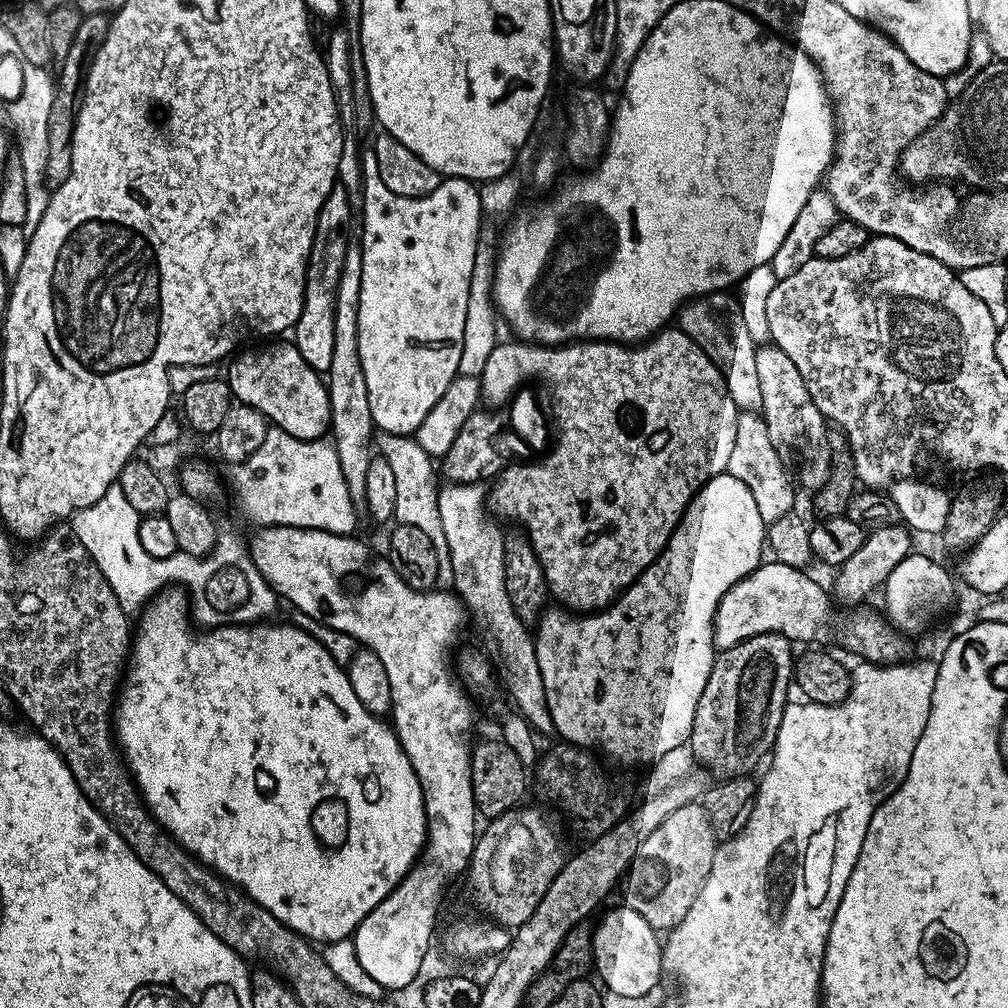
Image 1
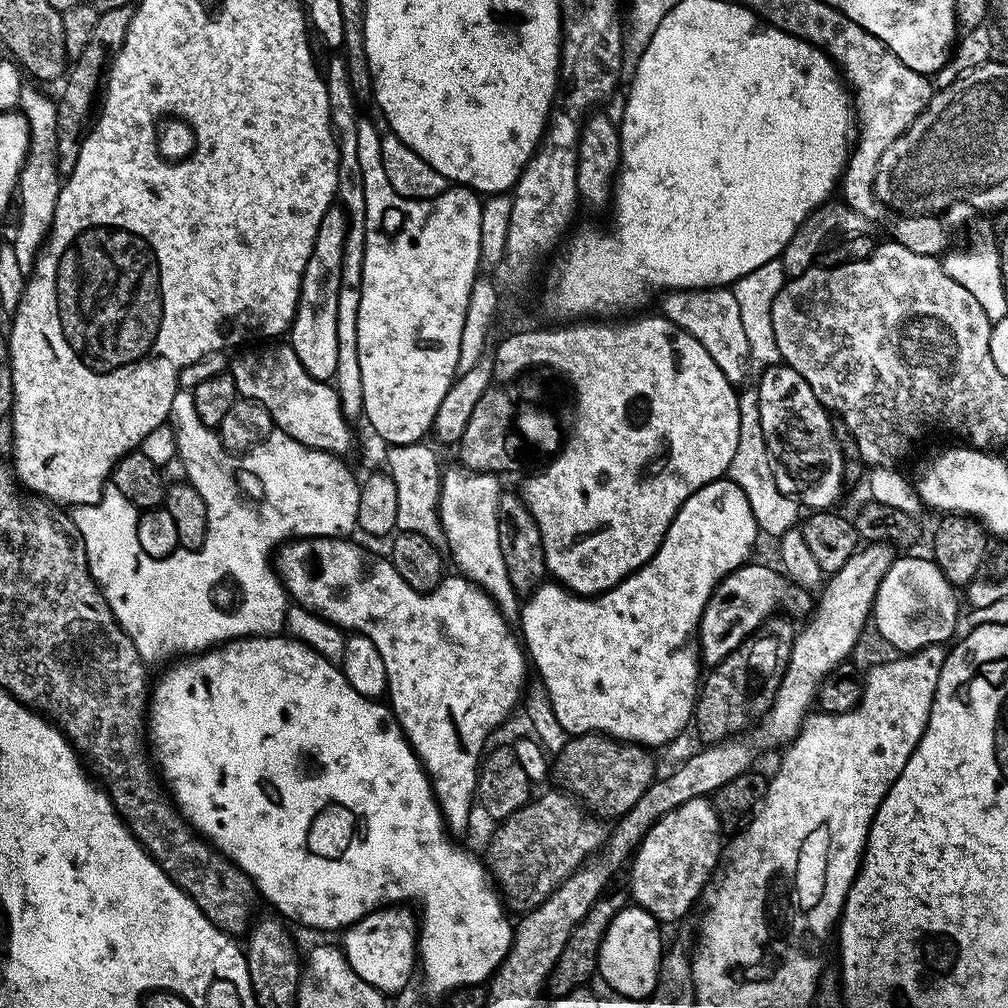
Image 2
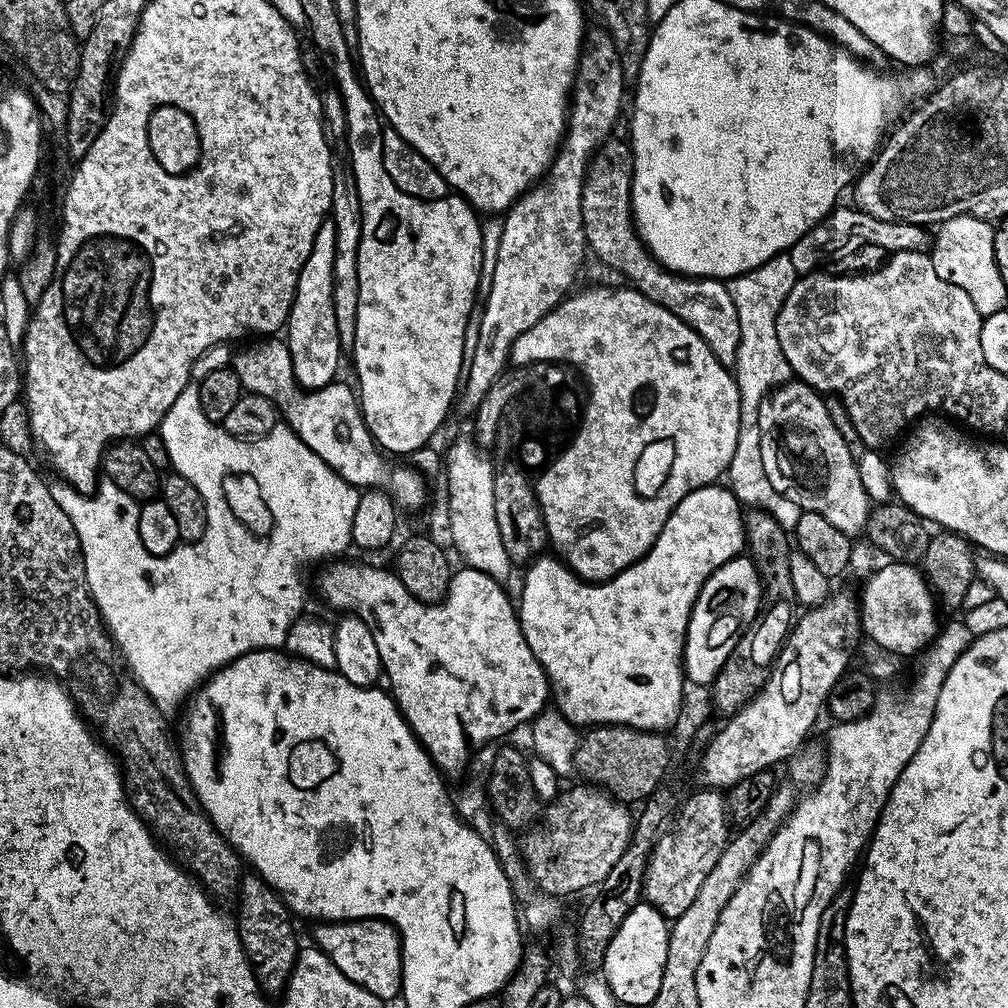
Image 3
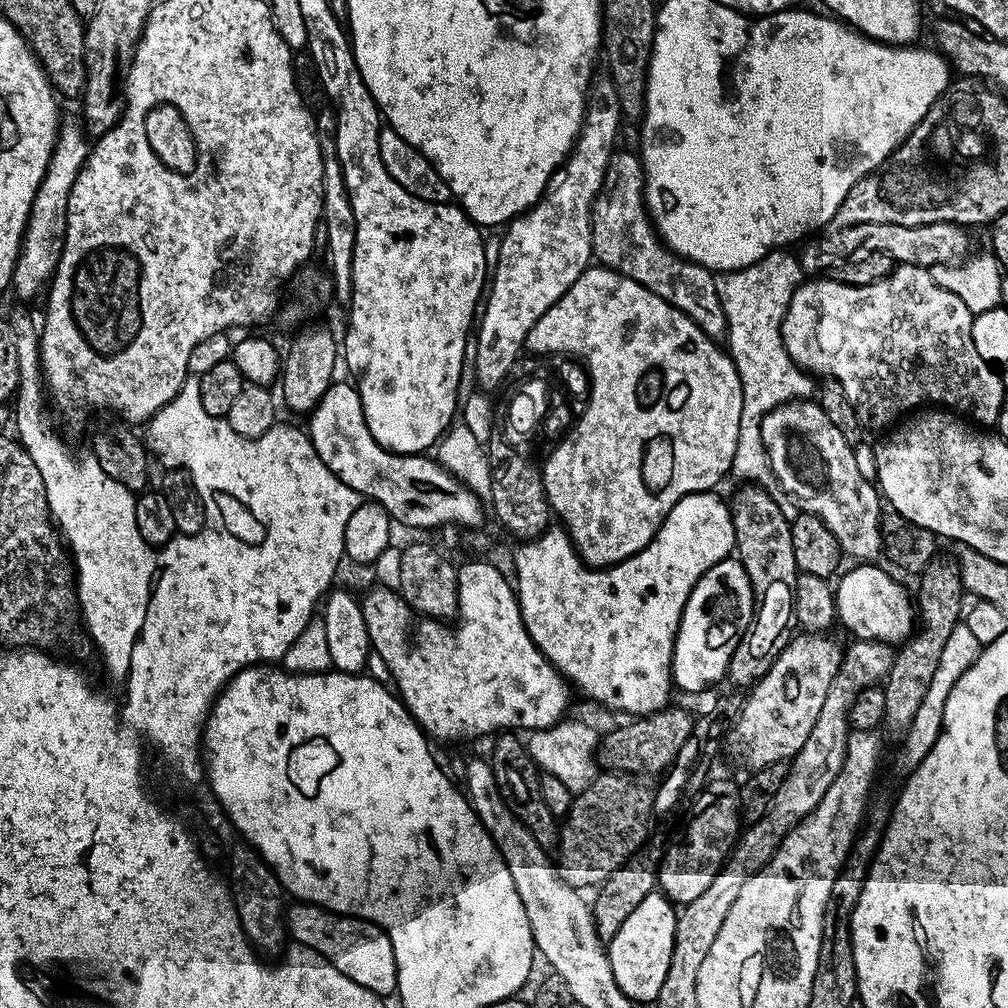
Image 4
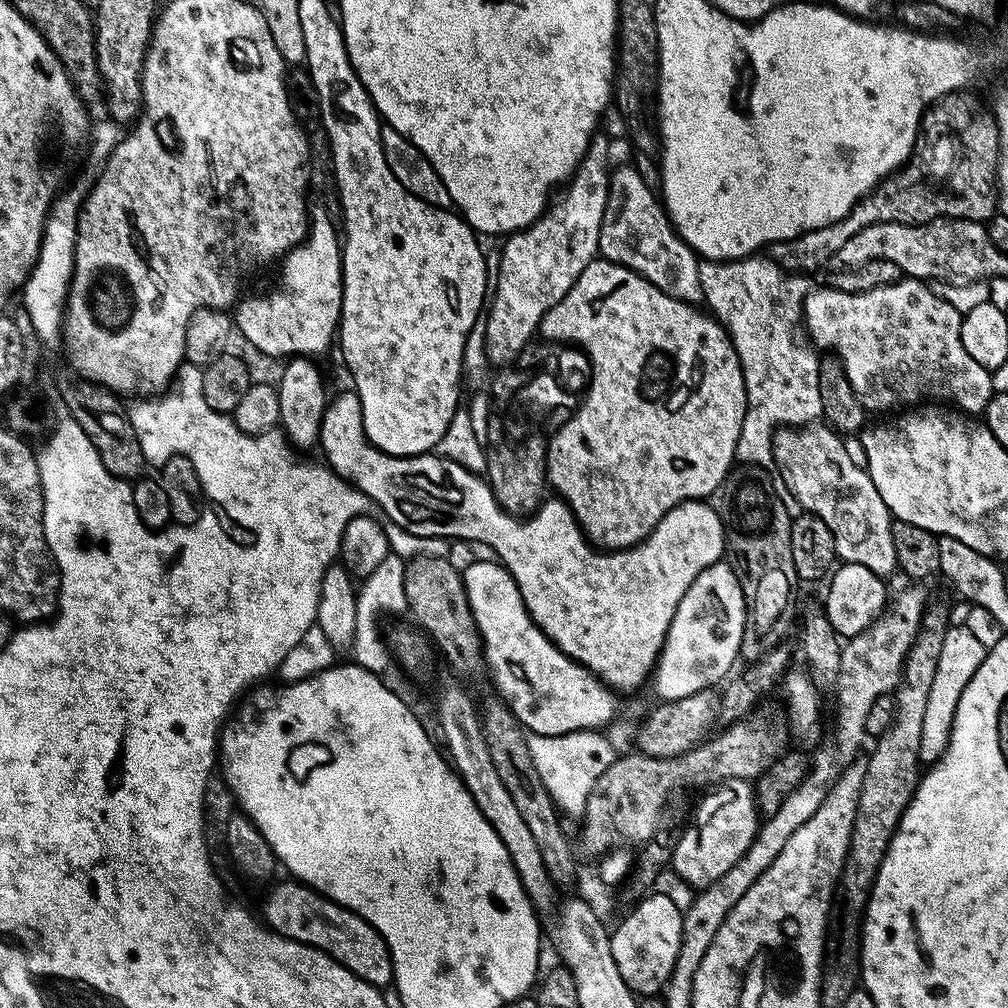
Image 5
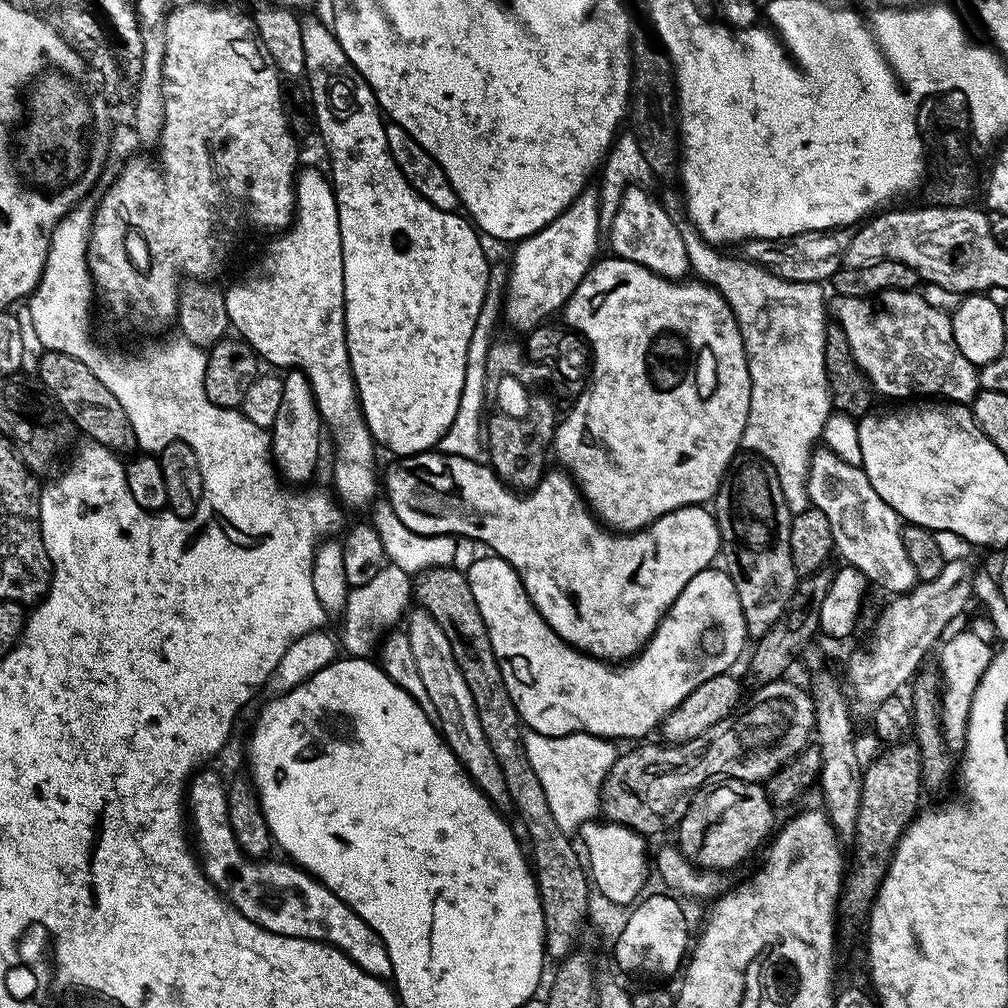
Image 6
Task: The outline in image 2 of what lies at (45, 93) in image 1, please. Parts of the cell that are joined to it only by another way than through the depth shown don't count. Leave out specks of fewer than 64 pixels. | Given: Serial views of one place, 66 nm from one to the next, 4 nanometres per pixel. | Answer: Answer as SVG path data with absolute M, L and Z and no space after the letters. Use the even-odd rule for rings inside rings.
M30 86L21 92L19 109L28 122L28 152L19 174L17 184L17 201L20 200L20 218L12 243L20 271L26 276L31 275L35 268L36 258L40 249L47 241L52 228L54 210L57 208L57 198L60 193L62 178L57 170L57 110L55 101L35 92Z

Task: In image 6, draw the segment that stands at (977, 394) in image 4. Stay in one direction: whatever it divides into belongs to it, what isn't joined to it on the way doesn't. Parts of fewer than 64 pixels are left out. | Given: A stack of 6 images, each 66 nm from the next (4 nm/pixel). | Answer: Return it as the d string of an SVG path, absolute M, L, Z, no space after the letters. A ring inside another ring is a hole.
M890 290L875 298L836 296L830 312L845 332L852 356L864 373L873 393L889 396L892 402L913 398L940 398L968 404L981 391L977 365L972 364L955 344L952 317L930 306L916 290Z

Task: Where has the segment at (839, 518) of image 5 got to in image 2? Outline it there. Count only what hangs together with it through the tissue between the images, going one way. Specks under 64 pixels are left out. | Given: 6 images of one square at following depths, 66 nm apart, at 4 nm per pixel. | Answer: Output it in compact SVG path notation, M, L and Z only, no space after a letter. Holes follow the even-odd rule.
M781 362L763 369L758 387L760 402L760 425L768 454L772 458L772 473L778 482L778 490L787 496L795 496L797 501L808 510L828 510L846 488L844 479L844 455L832 433L832 419L828 409L818 402L814 390L810 390L810 382L798 374L798 370L789 368Z

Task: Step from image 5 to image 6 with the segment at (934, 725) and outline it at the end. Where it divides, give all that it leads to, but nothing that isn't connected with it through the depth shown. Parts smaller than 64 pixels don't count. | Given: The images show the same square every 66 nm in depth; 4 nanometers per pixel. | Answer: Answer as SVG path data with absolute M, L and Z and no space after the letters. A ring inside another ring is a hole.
M969 630L955 632L953 631L938 648L938 653L940 652L938 671L942 681L940 722L944 726L944 739L949 745L960 746L963 745L964 735L968 729L968 715L970 706L974 702L974 690L978 690L978 682L990 666L994 648L993 645L982 642Z

